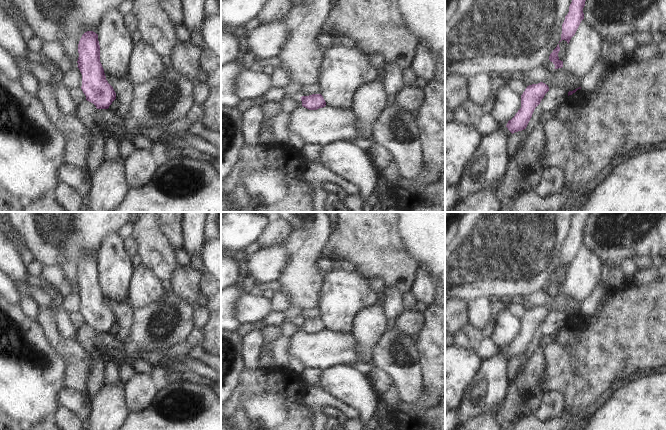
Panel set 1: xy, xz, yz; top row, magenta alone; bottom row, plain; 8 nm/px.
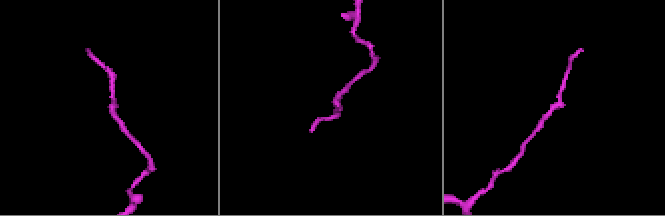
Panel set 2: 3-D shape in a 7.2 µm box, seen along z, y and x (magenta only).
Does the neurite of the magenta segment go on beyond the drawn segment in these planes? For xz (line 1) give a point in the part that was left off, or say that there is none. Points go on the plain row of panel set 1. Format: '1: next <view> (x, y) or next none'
1: next none

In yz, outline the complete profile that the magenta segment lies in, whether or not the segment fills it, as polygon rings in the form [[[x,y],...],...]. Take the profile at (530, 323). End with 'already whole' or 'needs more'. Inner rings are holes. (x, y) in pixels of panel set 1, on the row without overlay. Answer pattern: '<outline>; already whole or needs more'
[[[543,306],[527,310],[521,319],[521,332],[506,349],[512,358],[526,353],[535,332],[548,315],[548,309]]]; already whole

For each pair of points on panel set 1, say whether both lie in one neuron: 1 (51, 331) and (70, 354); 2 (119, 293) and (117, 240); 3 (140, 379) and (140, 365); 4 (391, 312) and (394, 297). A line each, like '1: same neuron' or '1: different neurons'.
1: same neuron
2: same neuron
3: different neurons
4: same neuron

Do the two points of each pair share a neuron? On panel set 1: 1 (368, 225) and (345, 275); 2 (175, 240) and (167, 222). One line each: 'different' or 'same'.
1: different
2: same

